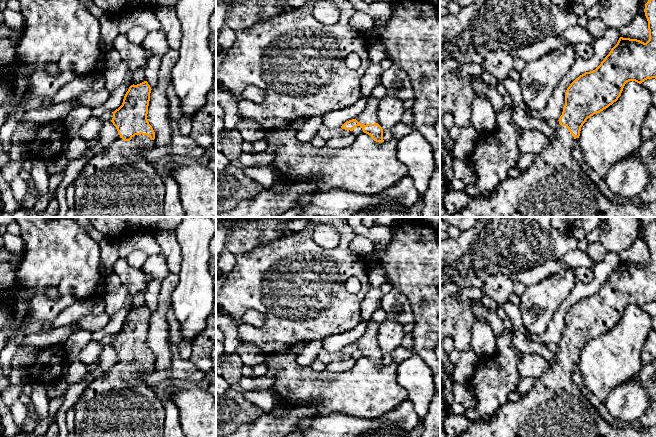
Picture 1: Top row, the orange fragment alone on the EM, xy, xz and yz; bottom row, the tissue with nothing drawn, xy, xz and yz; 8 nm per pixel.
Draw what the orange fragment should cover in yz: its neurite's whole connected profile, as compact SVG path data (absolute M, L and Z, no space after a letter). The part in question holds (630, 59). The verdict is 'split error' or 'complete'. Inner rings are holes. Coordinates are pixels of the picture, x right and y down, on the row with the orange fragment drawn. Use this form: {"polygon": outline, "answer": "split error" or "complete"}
{"polygon": "M648 0L644 12L648 21L649 40L644 43L637 39L620 37L595 70L585 72L570 84L565 92L565 105L558 120L560 126L556 129L555 136L549 138L549 144L535 154L533 164L518 177L505 179L491 195L471 198L466 207L450 217L656 217L656 202L644 206L637 200L610 201L572 156L574 140L579 138L583 124L588 118L616 102L627 82L641 84L647 79L656 79L656 0Z", "answer": "split error"}

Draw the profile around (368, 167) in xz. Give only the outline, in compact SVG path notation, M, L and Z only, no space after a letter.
M290 126L266 132L268 149L274 152L270 166L274 167L285 183L302 178L317 176L319 191L344 190L358 194L381 194L389 187L408 176L408 169L397 157L397 140L376 142L364 132L355 137L345 148L332 149L328 146L317 148L310 142L297 138L297 131Z

